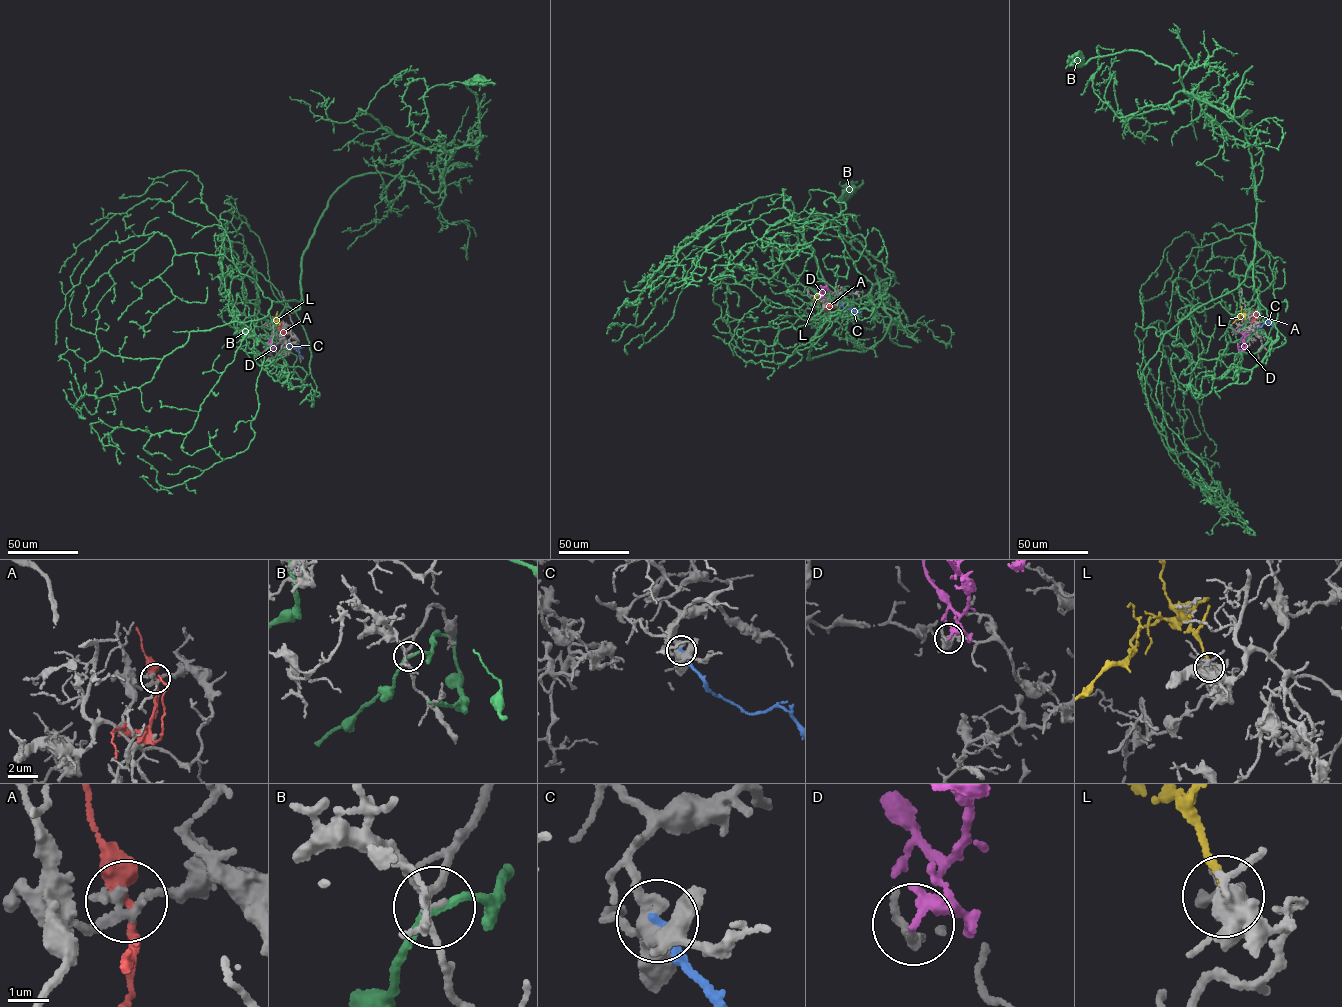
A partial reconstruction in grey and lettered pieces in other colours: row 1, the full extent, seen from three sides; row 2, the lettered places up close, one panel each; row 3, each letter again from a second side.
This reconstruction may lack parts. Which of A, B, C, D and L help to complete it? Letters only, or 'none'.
L

